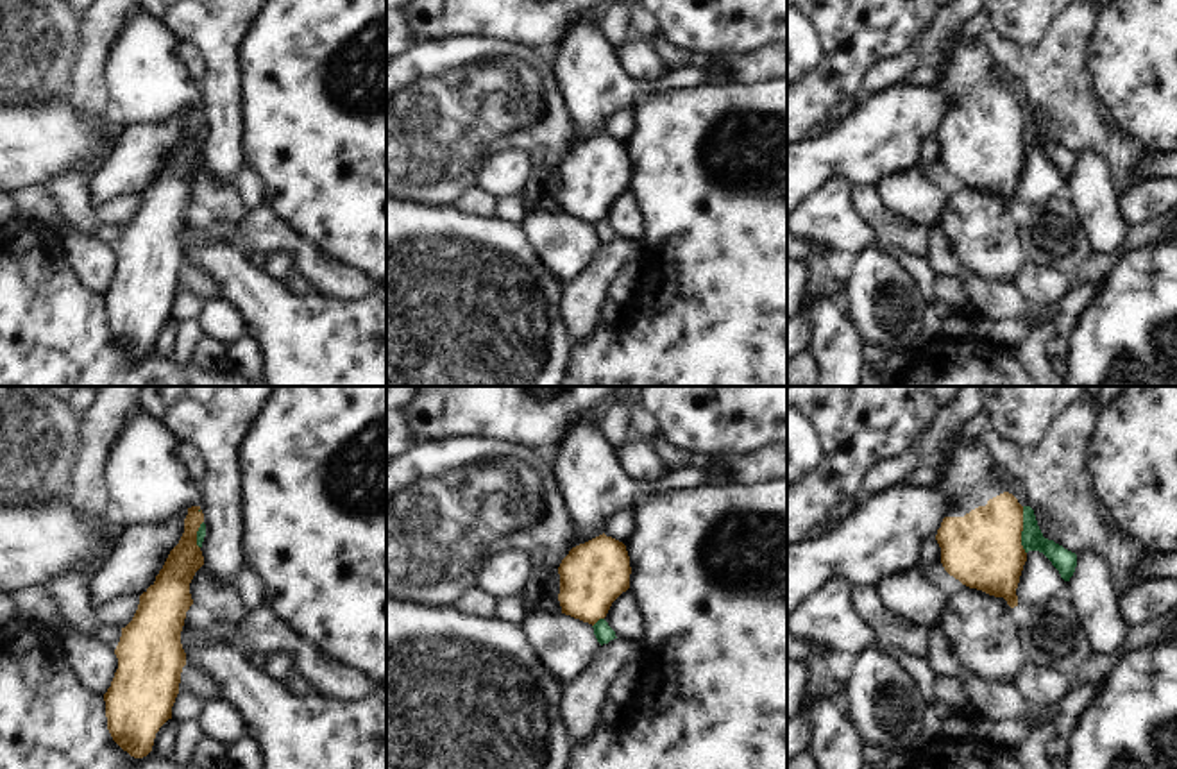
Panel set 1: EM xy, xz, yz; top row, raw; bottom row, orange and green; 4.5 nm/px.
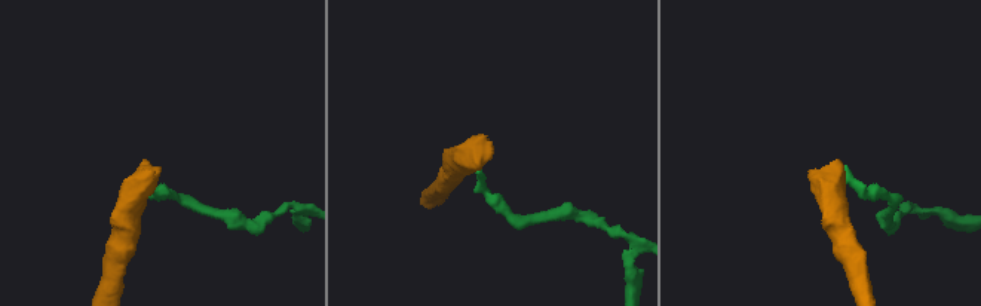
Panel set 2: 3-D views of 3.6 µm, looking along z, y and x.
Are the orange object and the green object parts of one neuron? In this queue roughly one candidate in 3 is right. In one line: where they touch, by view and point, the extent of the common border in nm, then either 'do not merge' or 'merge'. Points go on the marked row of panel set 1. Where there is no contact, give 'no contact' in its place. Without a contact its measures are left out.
yz (1022, 530) | 220 nm | do not merge

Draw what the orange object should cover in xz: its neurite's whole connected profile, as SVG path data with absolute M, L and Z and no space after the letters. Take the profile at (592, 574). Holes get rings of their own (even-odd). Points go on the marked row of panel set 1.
M605 533L572 547L558 567L562 613L596 624L630 588L626 545Z

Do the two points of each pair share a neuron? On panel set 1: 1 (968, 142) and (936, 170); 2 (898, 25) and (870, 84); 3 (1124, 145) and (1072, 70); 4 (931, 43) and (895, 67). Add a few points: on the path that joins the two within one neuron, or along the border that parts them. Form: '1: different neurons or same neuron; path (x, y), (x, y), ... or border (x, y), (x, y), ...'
1: different neurons; border (939, 161), (947, 170)
2: different neurons; border (916, 40), (904, 52), (880, 61), (855, 97)
3: same neuron; path (1102, 136), (1072, 106), (1072, 92)
4: same neuron; path (922, 45), (904, 63)

